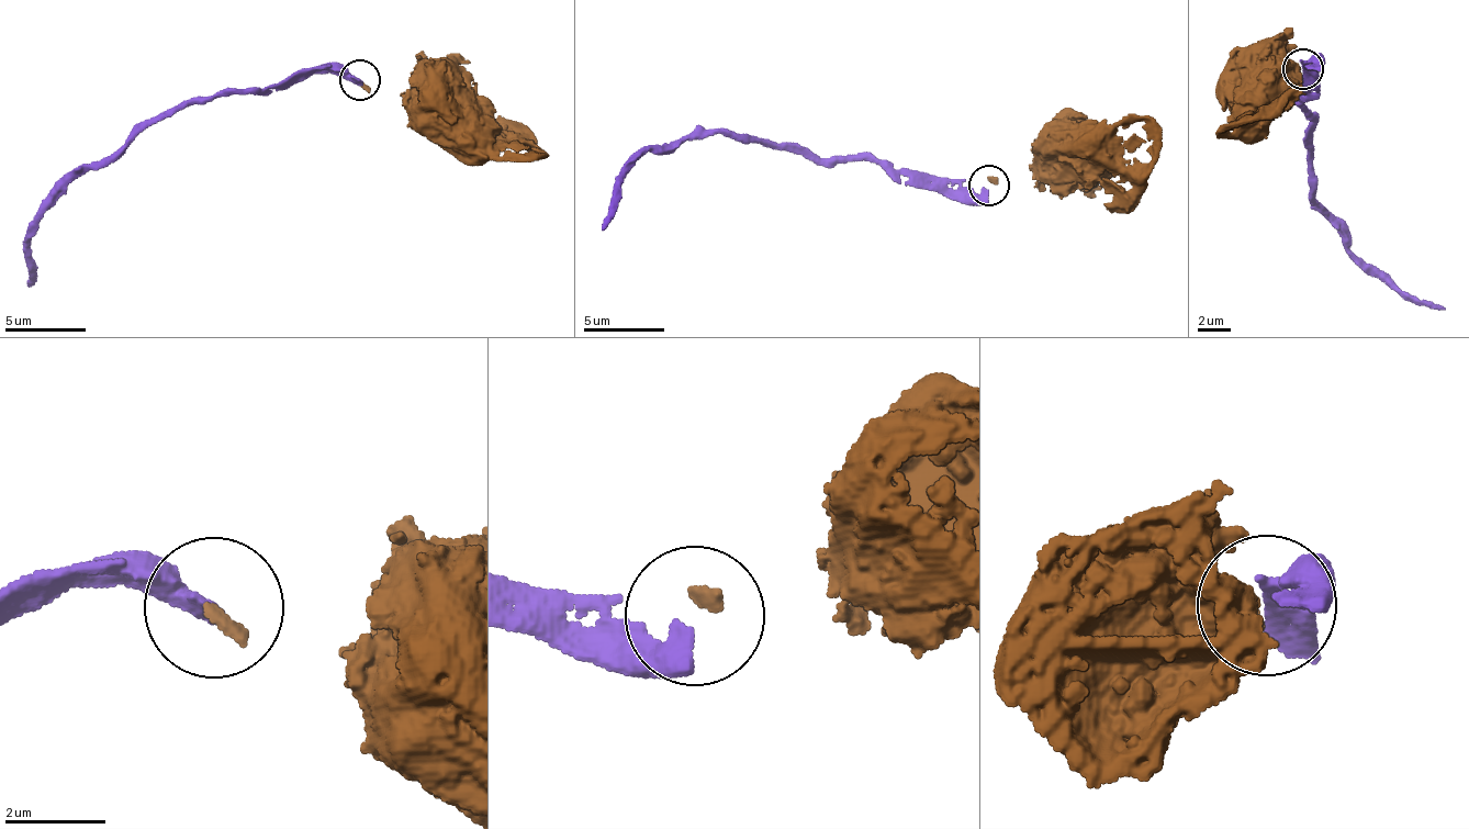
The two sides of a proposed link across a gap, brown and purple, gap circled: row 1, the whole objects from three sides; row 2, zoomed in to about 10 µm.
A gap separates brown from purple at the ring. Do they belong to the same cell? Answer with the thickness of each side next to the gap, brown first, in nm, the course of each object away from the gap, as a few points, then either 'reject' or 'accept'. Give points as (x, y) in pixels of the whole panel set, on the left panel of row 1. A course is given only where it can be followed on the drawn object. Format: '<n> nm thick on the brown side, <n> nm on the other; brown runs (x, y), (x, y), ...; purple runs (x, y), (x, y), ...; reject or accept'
300 nm thick on the brown side, 400 nm on the other; brown runs (363, 80), (370, 91), (405, 93), (436, 120), (448, 125); purple runs (360, 81), (313, 73), (282, 87), (182, 99), (98, 163), (82, 164), (70, 176), (35, 228), (29, 287); accept

